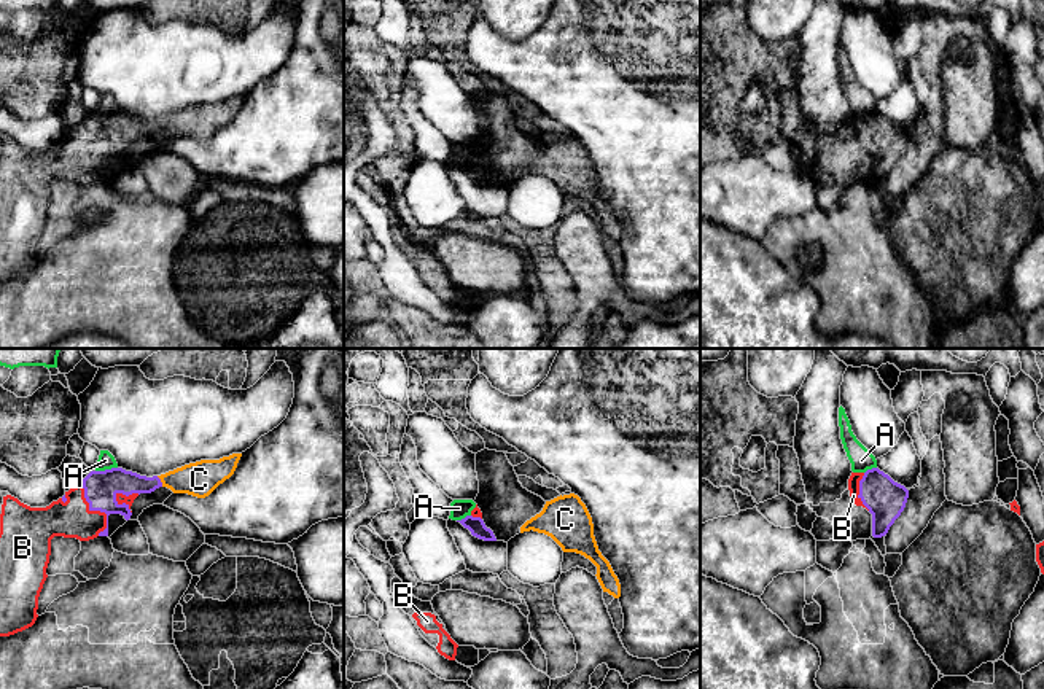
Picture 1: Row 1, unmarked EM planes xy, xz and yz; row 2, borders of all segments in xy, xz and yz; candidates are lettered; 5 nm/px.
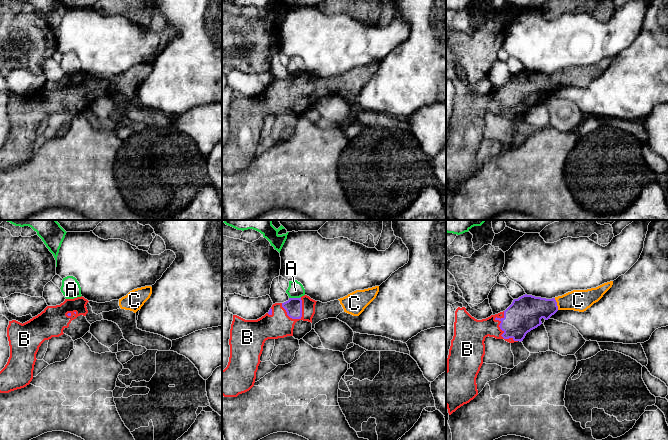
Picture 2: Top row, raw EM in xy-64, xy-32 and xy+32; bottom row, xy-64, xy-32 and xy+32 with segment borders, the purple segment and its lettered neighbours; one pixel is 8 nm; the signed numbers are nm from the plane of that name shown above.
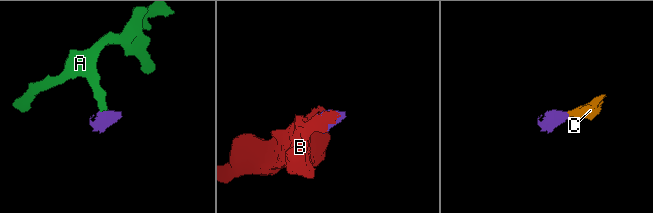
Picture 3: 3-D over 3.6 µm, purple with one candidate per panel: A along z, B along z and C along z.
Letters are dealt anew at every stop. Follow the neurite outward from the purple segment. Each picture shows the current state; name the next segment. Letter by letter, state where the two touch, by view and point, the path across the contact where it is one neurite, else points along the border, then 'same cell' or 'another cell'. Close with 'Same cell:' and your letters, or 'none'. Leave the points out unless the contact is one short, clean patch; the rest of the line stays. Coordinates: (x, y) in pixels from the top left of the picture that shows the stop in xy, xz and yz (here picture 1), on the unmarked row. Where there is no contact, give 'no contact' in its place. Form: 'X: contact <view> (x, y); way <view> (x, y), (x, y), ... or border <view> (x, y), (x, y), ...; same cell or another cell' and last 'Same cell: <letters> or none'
A: contact xy (105, 113); border xy (116, 110), (96, 115); another cell
B: contact xy (96, 153); same cell
C: contact xy (159, 124); way xy (113, 124), (159, 124), (199, 123); same cell
Same cell: B, C

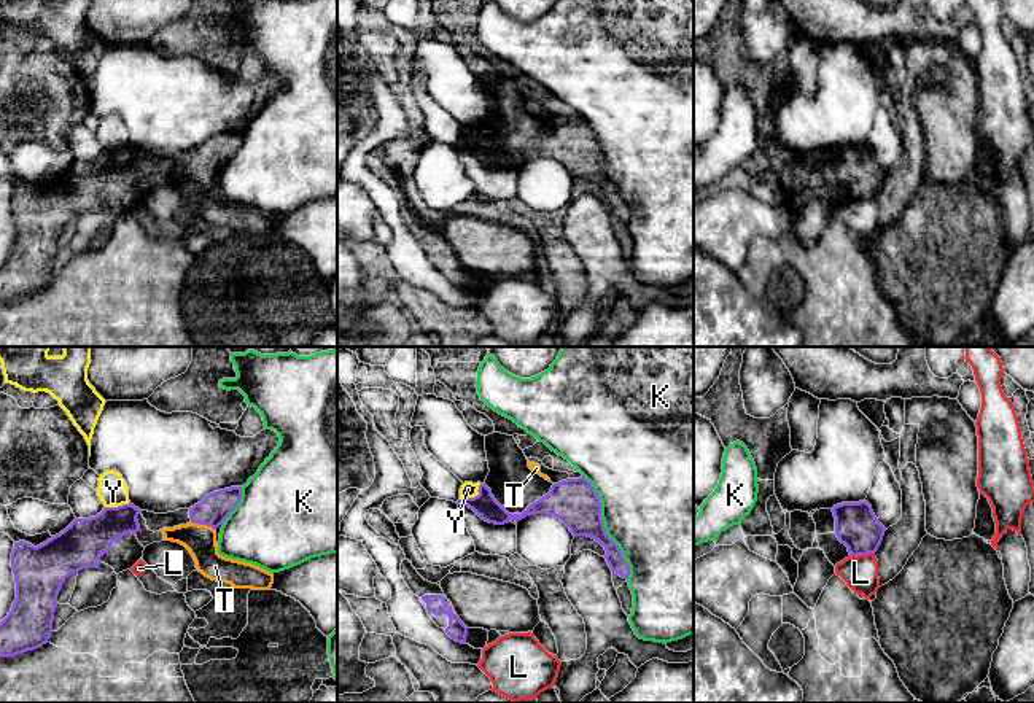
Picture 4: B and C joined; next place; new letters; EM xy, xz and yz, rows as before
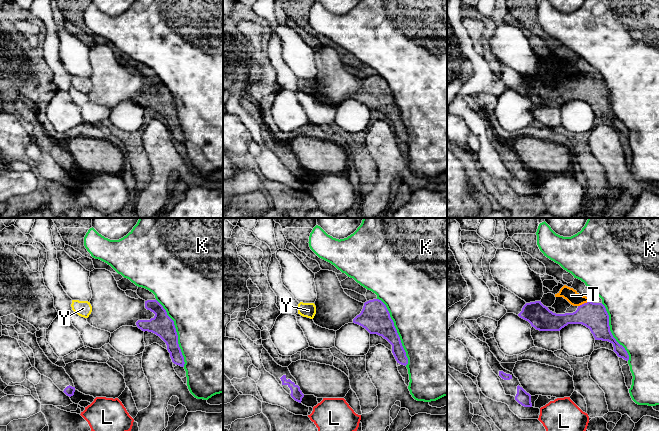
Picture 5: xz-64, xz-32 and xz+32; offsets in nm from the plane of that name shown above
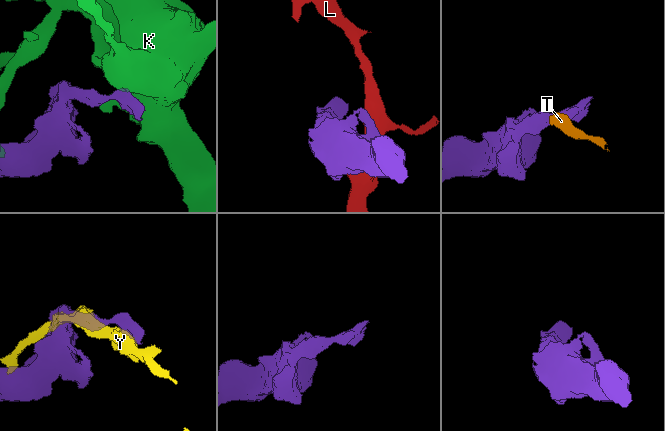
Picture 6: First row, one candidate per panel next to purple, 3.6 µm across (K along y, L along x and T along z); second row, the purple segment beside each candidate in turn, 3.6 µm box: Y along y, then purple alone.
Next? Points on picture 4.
K: contact xz (603, 170); another cell
L: contact yz (861, 198); border yz (874, 196), (850, 199); another cell
T: contact xy (204, 167); way xy (213, 153), (204, 167), (201, 185); same cell
Y: contact xz (474, 140); border xz (481, 128), (476, 139), (460, 143); another cell
Same cell: T

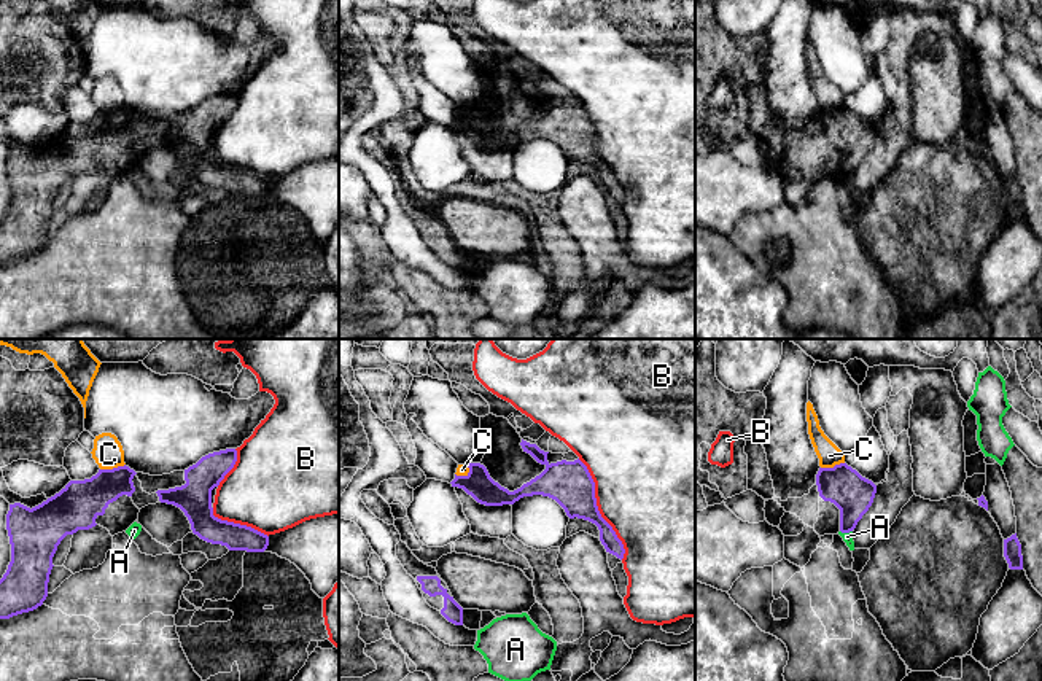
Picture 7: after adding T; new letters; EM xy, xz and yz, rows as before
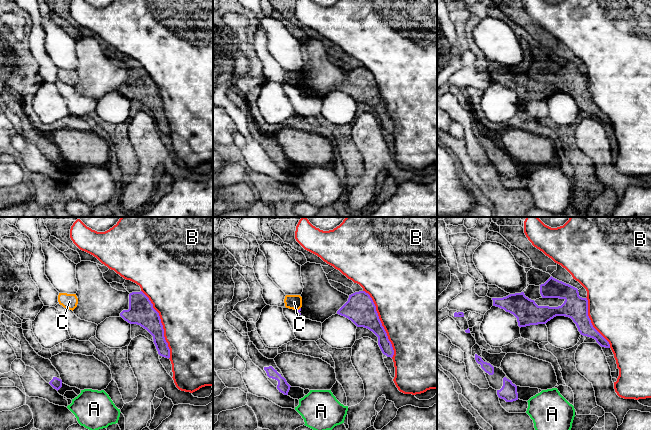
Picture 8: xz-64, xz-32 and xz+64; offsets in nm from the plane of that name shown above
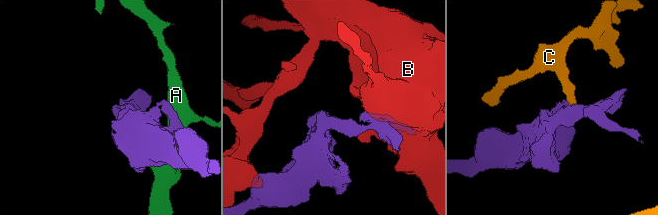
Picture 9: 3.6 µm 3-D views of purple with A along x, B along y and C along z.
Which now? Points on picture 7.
A: contact yz (847, 175); border yz (840, 174), (851, 175); another cell
B: contact xz (597, 153); another cell
C: contact xy (113, 112); border xy (124, 107), (101, 113); another cell
Same cell: none

